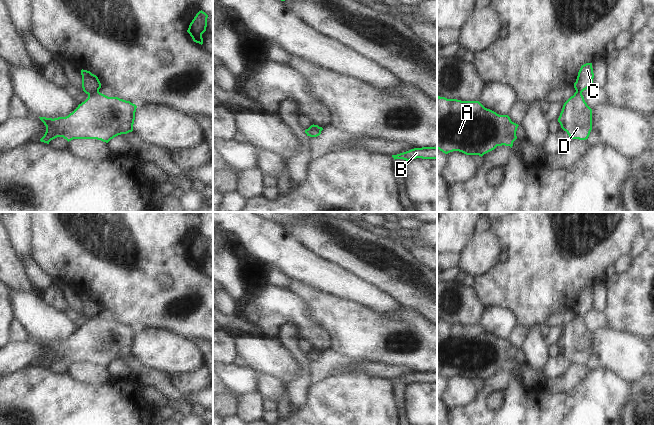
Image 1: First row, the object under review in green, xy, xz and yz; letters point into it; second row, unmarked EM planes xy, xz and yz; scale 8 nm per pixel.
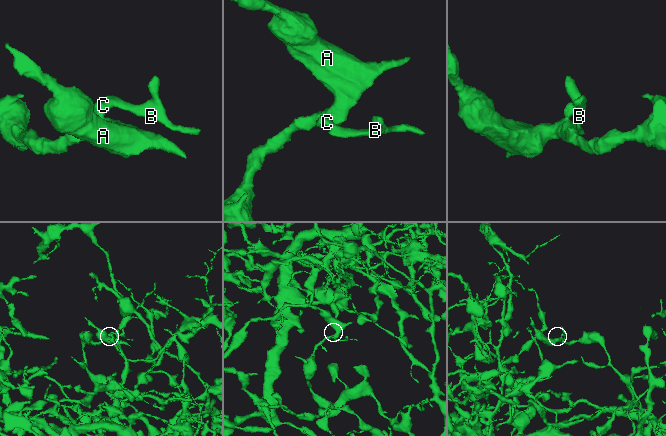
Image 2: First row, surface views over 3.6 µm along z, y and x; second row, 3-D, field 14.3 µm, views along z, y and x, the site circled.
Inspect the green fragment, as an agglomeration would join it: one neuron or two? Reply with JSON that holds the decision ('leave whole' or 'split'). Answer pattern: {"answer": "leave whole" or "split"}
{"answer": "split"}

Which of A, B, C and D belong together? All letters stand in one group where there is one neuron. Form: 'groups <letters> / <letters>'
groups A D / B C

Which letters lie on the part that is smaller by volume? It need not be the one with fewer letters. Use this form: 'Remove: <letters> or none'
Remove: B, C

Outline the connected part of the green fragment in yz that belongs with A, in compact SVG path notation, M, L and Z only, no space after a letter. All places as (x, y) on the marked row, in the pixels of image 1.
M437 97L437 149L445 154L459 151L466 155L479 155L494 150L497 146L510 146L517 139L518 124L508 115L499 115L485 108L479 101L461 101Z

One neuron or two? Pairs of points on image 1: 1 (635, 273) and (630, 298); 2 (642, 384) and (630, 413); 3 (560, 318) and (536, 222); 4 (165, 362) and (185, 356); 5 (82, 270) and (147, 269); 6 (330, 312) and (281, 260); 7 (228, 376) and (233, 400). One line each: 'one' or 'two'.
1: one
2: one
3: two
4: one
5: one
6: two
7: two

